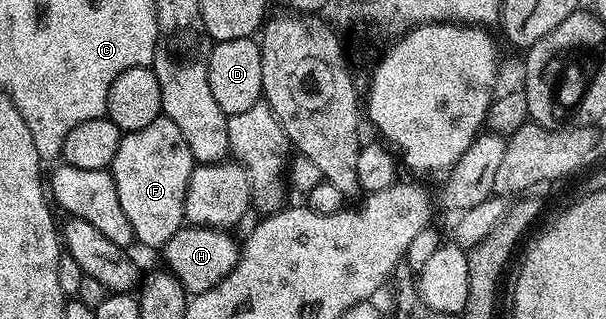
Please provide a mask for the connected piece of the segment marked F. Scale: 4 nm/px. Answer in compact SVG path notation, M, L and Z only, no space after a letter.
M165 114L158 115L151 125L143 125L143 129L126 131L119 141L119 149L113 158L113 180L119 193L119 205L123 205L123 213L127 213L127 221L131 221L133 238L145 247L164 248L166 241L186 222L185 194L187 181L191 177L195 160L191 149L187 149L187 141L183 133L179 133L179 125L171 121Z

